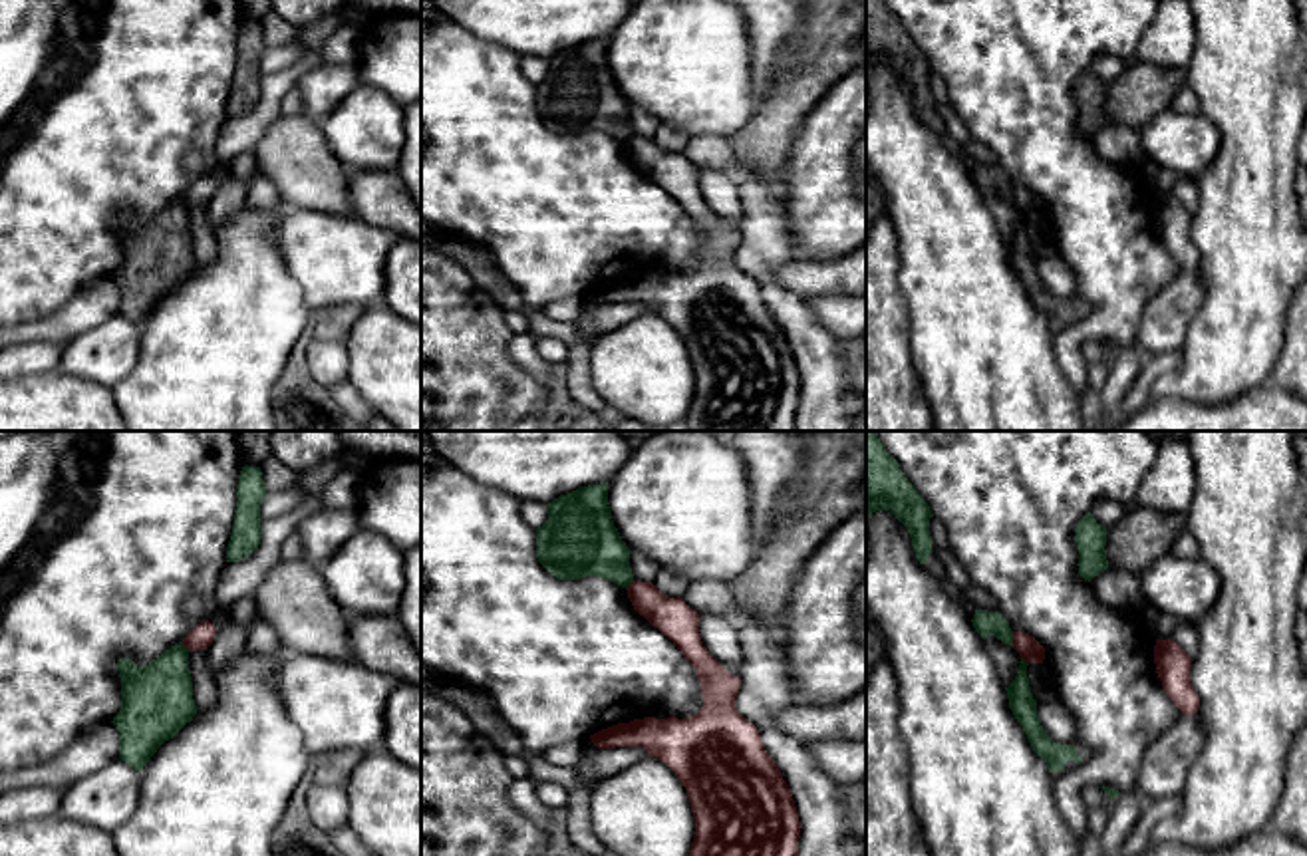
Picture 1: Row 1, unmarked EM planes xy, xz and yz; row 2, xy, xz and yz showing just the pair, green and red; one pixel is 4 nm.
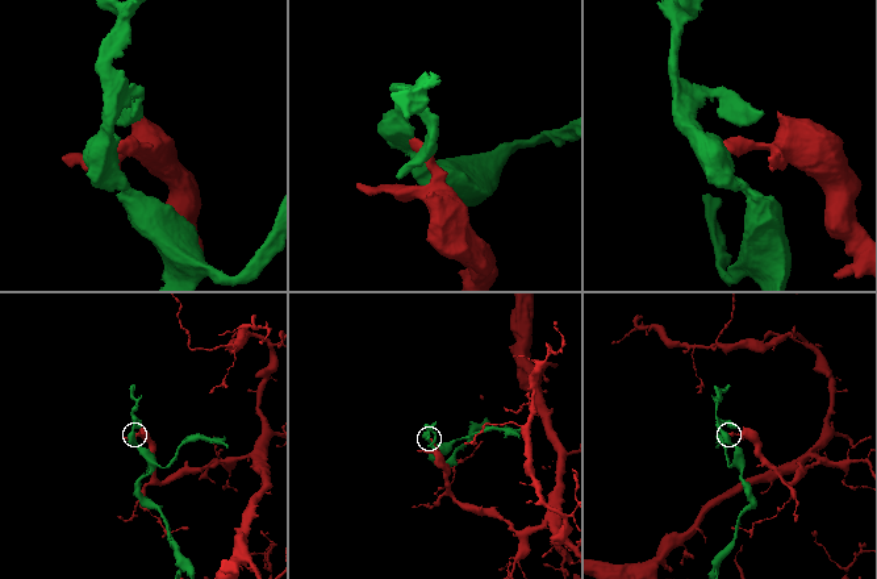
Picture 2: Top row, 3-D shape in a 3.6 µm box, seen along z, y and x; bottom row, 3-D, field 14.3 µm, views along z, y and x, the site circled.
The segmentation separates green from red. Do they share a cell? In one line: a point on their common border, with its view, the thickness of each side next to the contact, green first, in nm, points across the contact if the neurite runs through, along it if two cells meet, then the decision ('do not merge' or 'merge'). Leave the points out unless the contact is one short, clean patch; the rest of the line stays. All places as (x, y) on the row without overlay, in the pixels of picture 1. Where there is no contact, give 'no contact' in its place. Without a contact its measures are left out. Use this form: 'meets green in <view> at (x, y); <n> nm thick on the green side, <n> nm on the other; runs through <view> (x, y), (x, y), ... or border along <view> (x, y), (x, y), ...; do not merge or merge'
meets green in yz at (1012, 195); 100 nm thick on the green side, 90 nm on the other; border along yz (1012, 187), (1014, 201); do not merge

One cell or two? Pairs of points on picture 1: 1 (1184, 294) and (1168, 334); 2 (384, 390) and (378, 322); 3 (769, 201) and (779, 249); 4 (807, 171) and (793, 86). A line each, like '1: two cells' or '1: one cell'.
1: one cell
2: one cell
3: one cell
4: two cells

